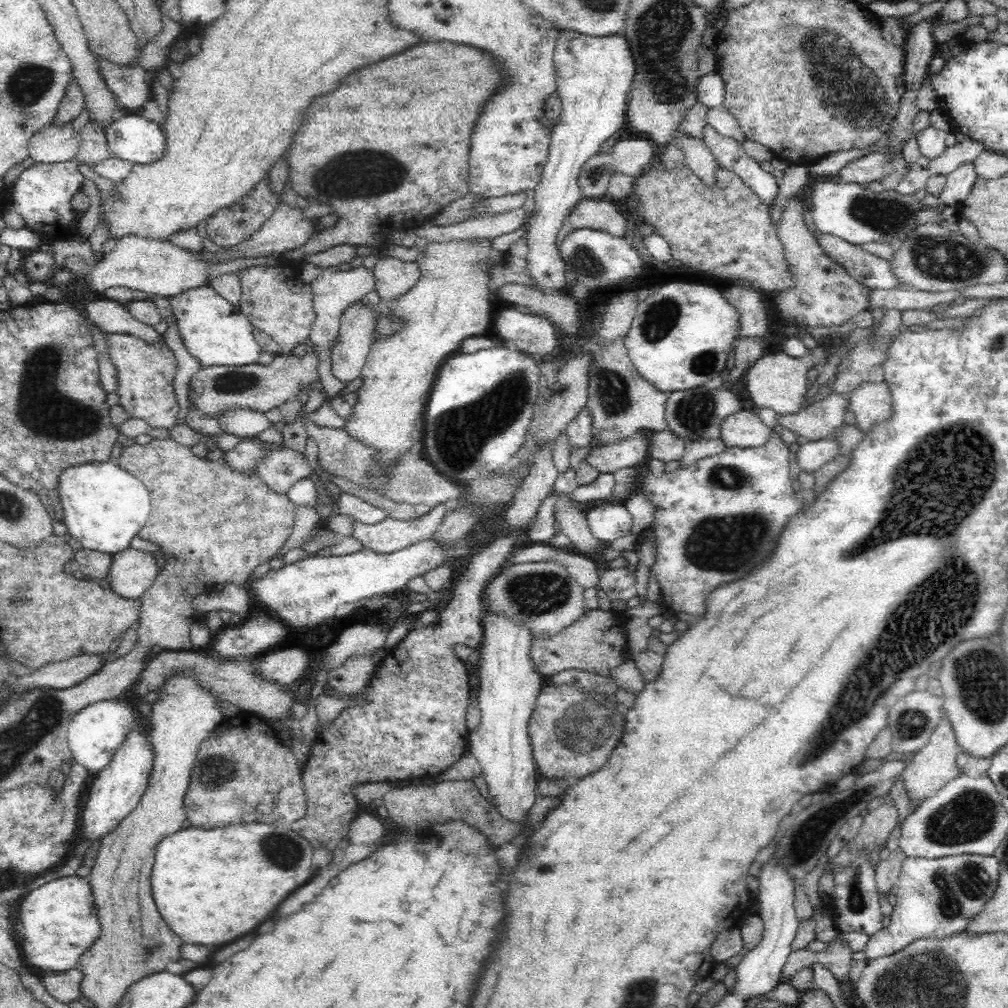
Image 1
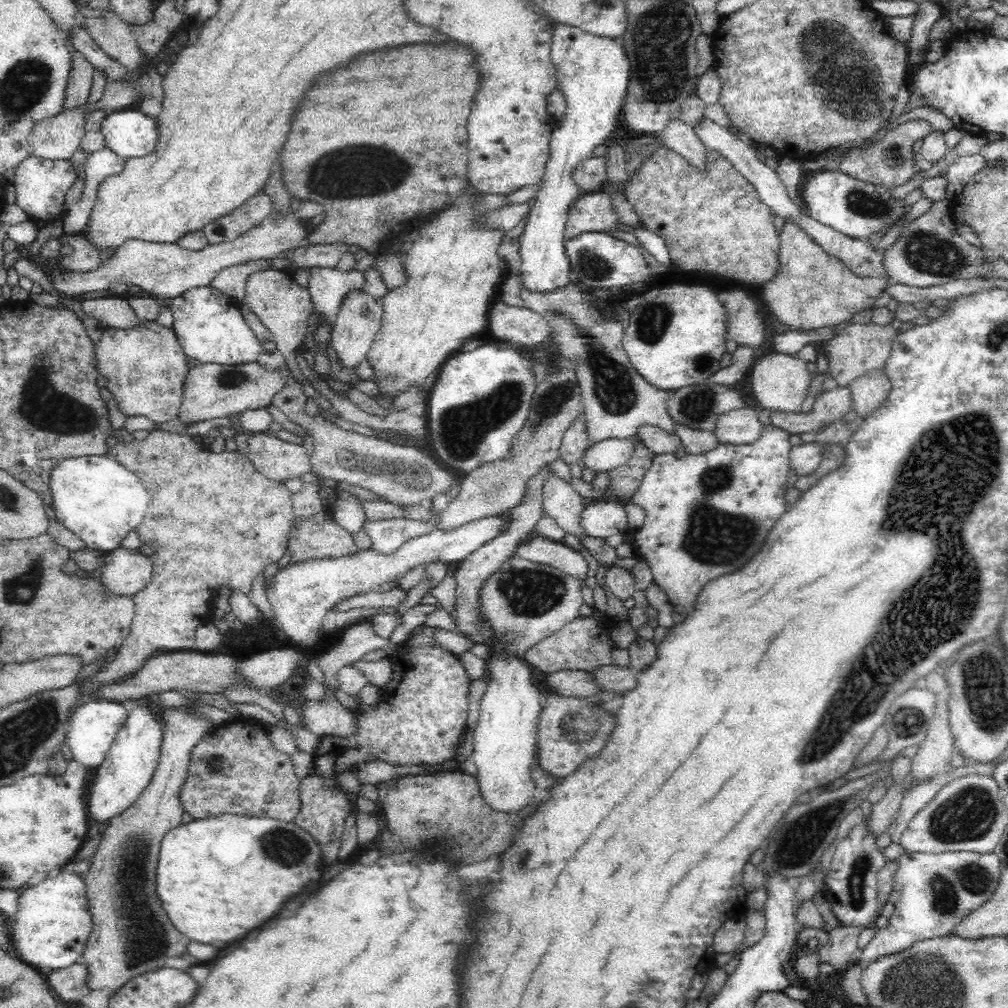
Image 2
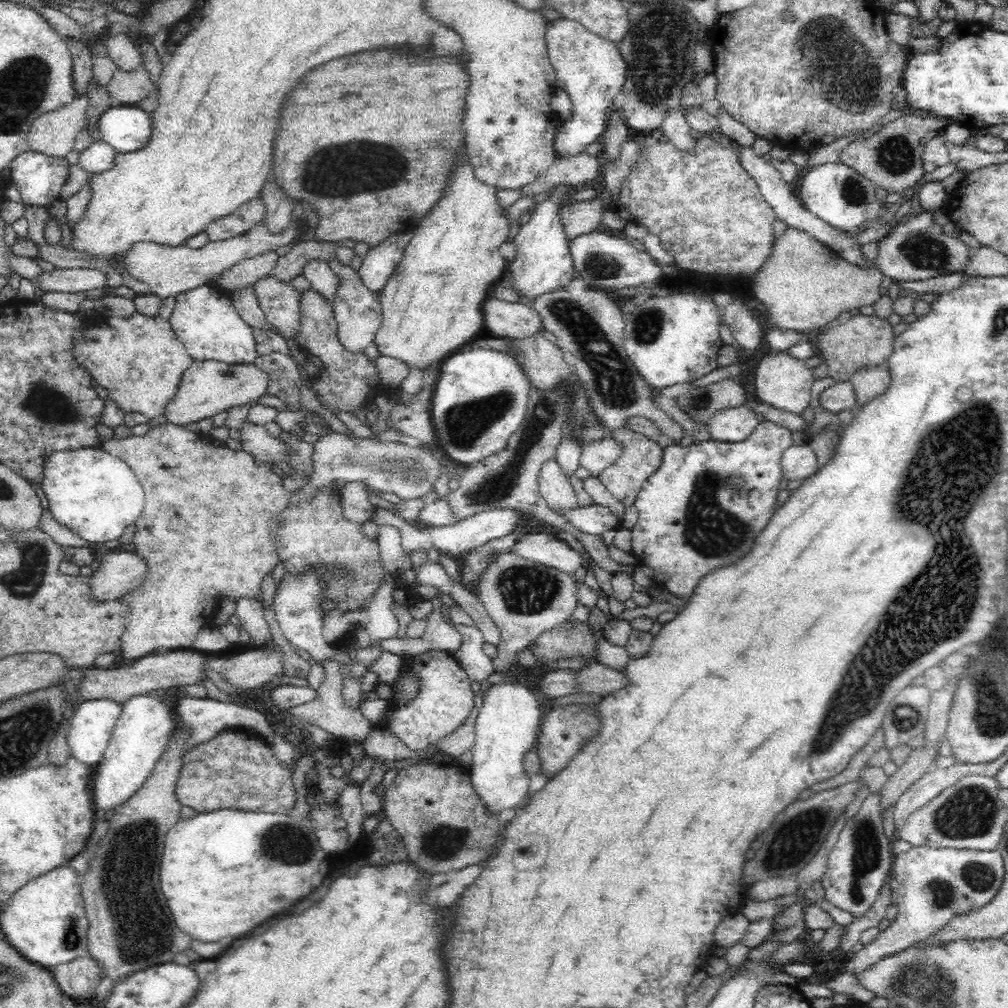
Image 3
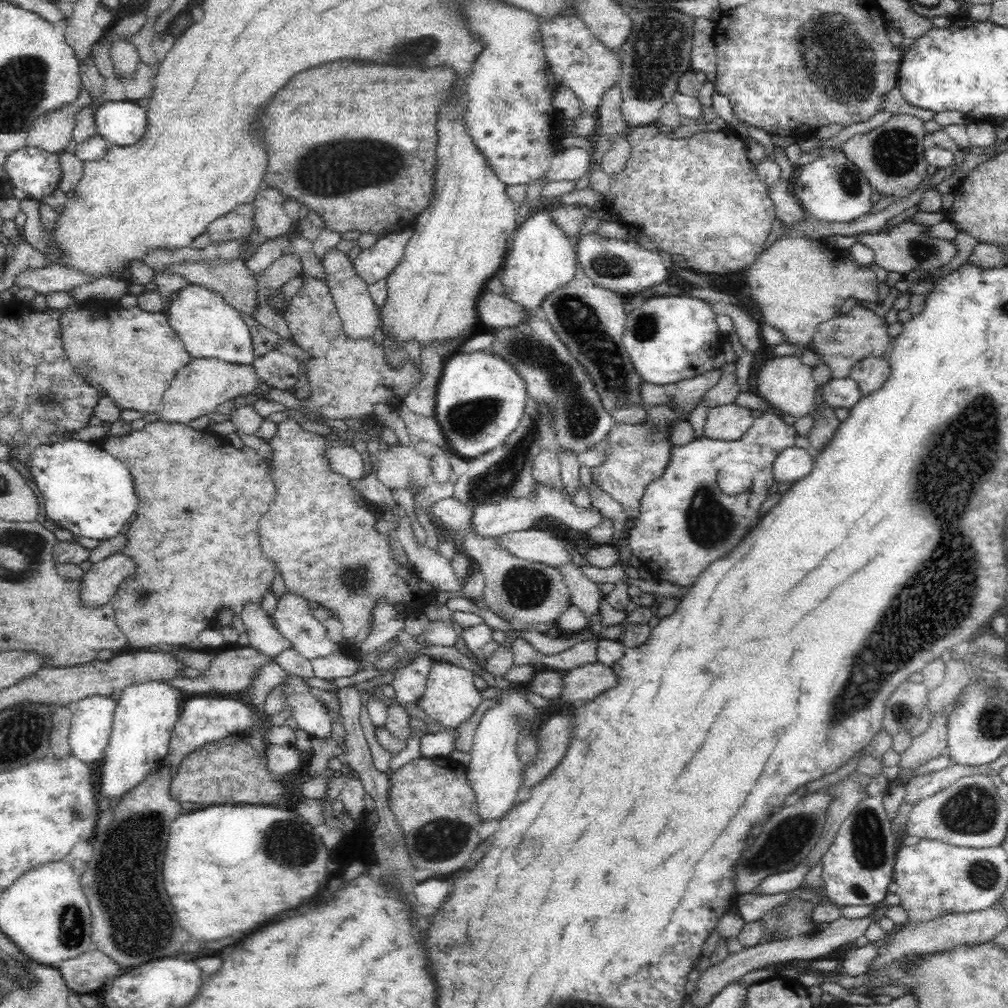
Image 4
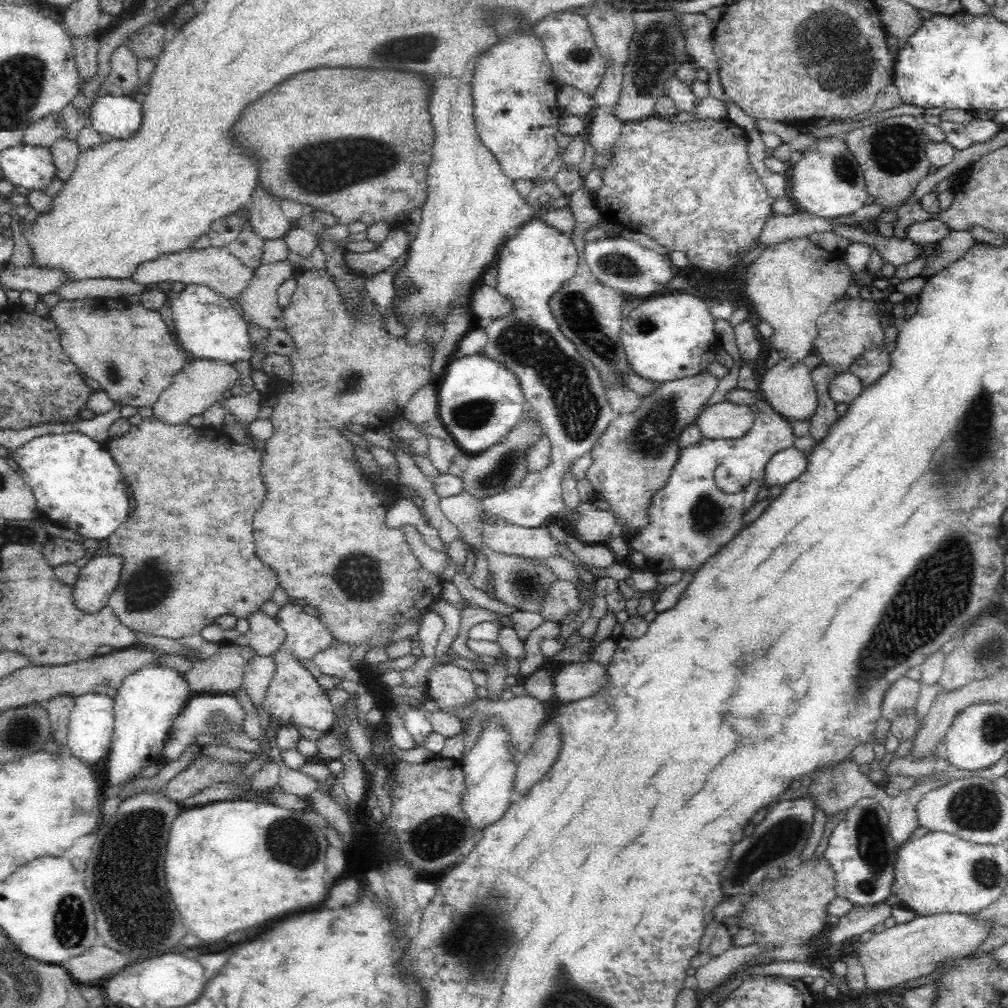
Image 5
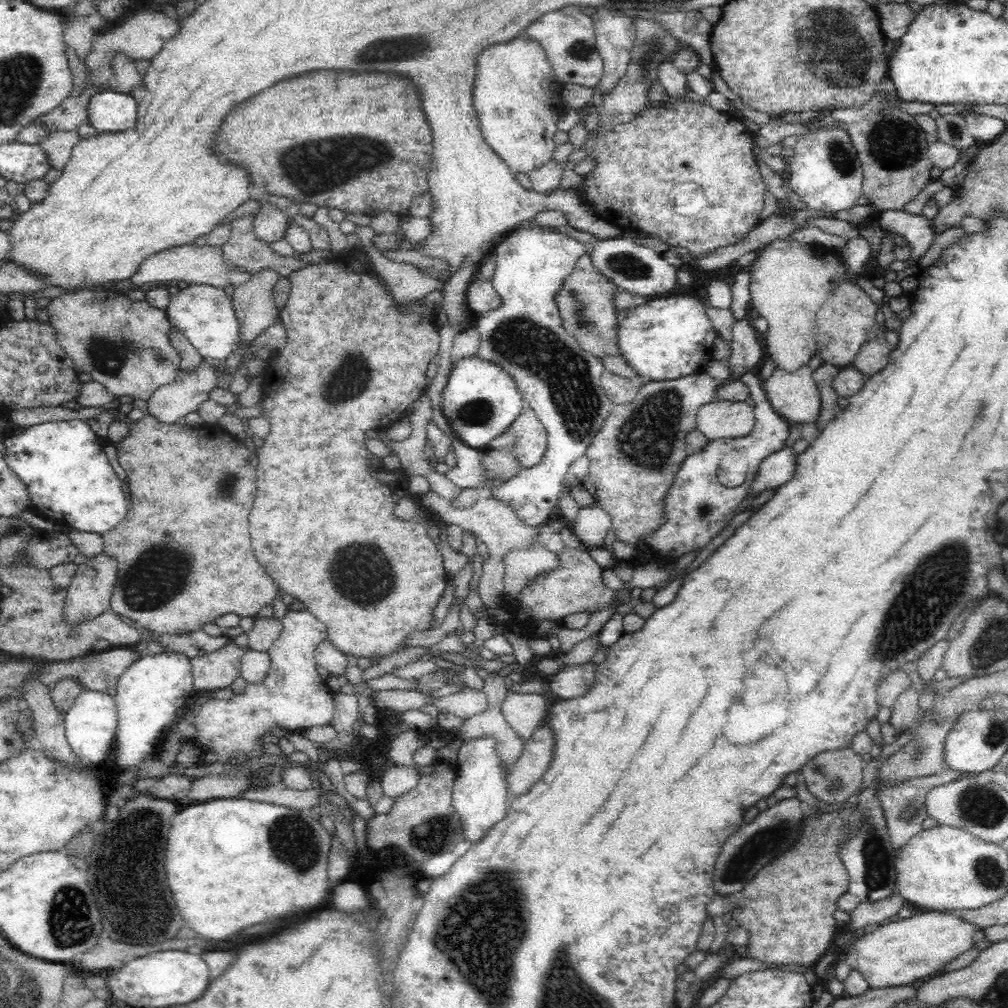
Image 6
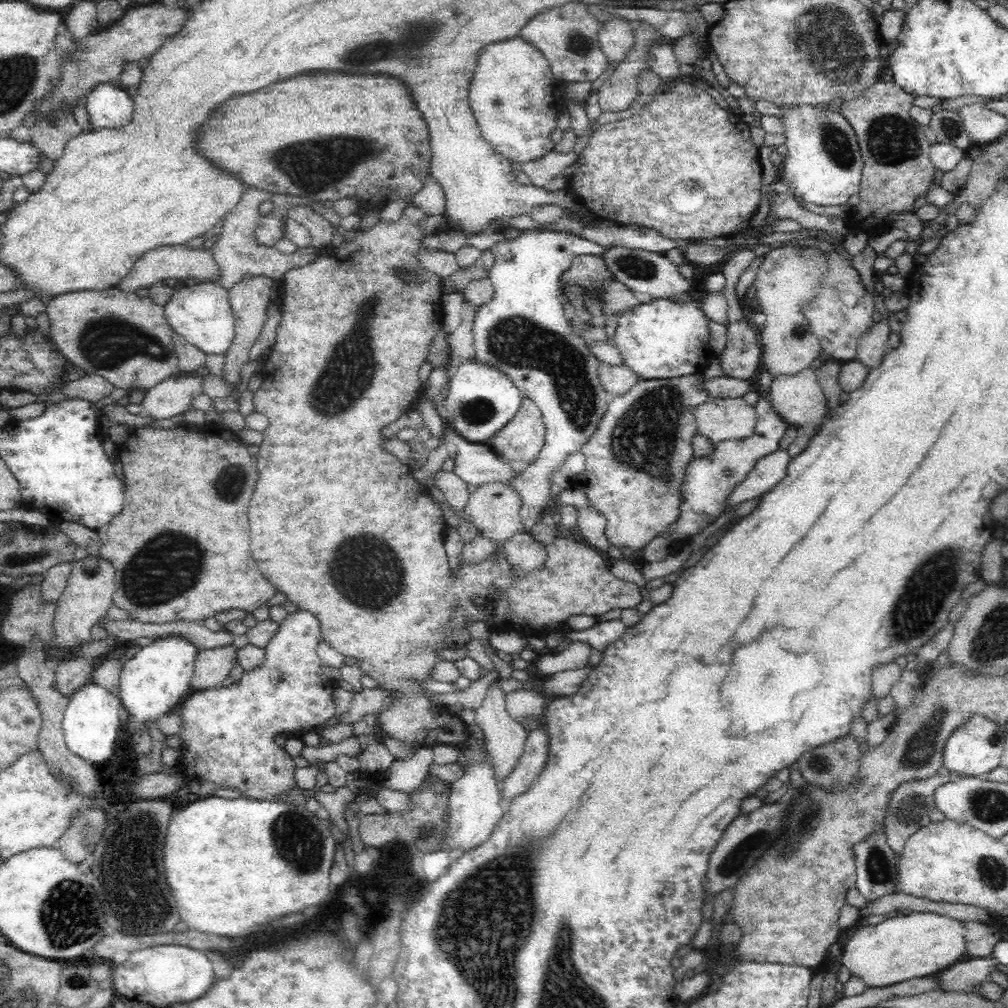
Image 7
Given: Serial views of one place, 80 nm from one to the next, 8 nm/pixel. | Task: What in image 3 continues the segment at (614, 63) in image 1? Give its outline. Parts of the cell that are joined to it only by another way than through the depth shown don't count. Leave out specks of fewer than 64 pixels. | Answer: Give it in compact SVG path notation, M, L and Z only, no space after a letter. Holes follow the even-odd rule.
M561 18L550 21L546 28L545 43L549 62L557 76L556 88L568 92L574 105L572 118L562 122L554 138L557 158L568 158L586 151L591 143L600 142L605 112L614 100L620 99L626 65L616 43L590 33L576 20ZM563 184L554 186L548 198L533 207L528 222L519 228L512 240L516 246L516 256L506 271L509 272L506 279L519 296L520 303L526 302L527 306L531 306L534 298L562 289L576 275L570 252L570 240L559 219L559 208L562 204L568 203L569 195L573 191L574 189Z

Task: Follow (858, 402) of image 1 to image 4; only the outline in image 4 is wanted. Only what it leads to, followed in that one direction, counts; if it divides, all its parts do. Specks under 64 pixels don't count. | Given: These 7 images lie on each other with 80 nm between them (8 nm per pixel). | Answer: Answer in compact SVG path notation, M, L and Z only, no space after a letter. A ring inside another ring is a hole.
M868 355L860 362L854 363L850 378L857 382L862 395L868 395L874 390L880 389L884 381L888 380L891 369L887 355Z

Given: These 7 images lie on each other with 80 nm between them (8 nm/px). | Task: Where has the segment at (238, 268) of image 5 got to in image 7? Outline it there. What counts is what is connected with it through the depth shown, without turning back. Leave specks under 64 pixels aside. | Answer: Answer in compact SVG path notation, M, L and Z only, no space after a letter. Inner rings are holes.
M184 245L159 246L154 250L145 252L120 280L117 287L125 291L136 291L139 288L149 287L158 281L171 281L177 279L196 279L202 282L210 282L212 278L220 278L219 266L214 262L213 256L208 250L192 250Z

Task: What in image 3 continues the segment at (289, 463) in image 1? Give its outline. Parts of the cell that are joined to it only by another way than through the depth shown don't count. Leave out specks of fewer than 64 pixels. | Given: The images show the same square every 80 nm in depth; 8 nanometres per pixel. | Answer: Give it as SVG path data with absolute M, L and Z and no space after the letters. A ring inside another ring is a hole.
M246 416L246 420L240 422L240 433L242 433L242 449L246 449L254 457L266 461L274 470L275 466L285 459L283 456L285 446L278 443L278 438L269 437L264 426L253 424L250 417Z

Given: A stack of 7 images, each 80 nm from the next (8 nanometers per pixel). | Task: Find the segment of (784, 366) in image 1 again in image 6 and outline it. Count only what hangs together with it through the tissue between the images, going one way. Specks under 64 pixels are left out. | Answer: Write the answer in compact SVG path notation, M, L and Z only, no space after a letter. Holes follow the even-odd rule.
M808 366L796 373L776 369L764 380L763 388L772 409L789 424L816 424L819 420L822 400Z

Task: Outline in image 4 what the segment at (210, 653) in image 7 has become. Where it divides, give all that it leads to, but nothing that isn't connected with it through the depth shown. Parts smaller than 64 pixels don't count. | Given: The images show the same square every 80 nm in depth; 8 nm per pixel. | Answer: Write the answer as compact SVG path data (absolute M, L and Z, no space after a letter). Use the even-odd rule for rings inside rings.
M228 646L227 648L218 650L216 656L212 657L212 662L208 664L208 668L206 668L206 670L200 670L200 674L198 674L196 678L190 678L180 674L176 675L170 681L172 681L172 685L180 687L188 696L201 695L204 694L204 692L212 692L212 690L216 690L216 692L237 693L241 690L245 690L248 686L249 680L253 677L255 668L270 659L274 658L264 656L264 654L260 654L260 652L257 652L254 648L249 646Z

